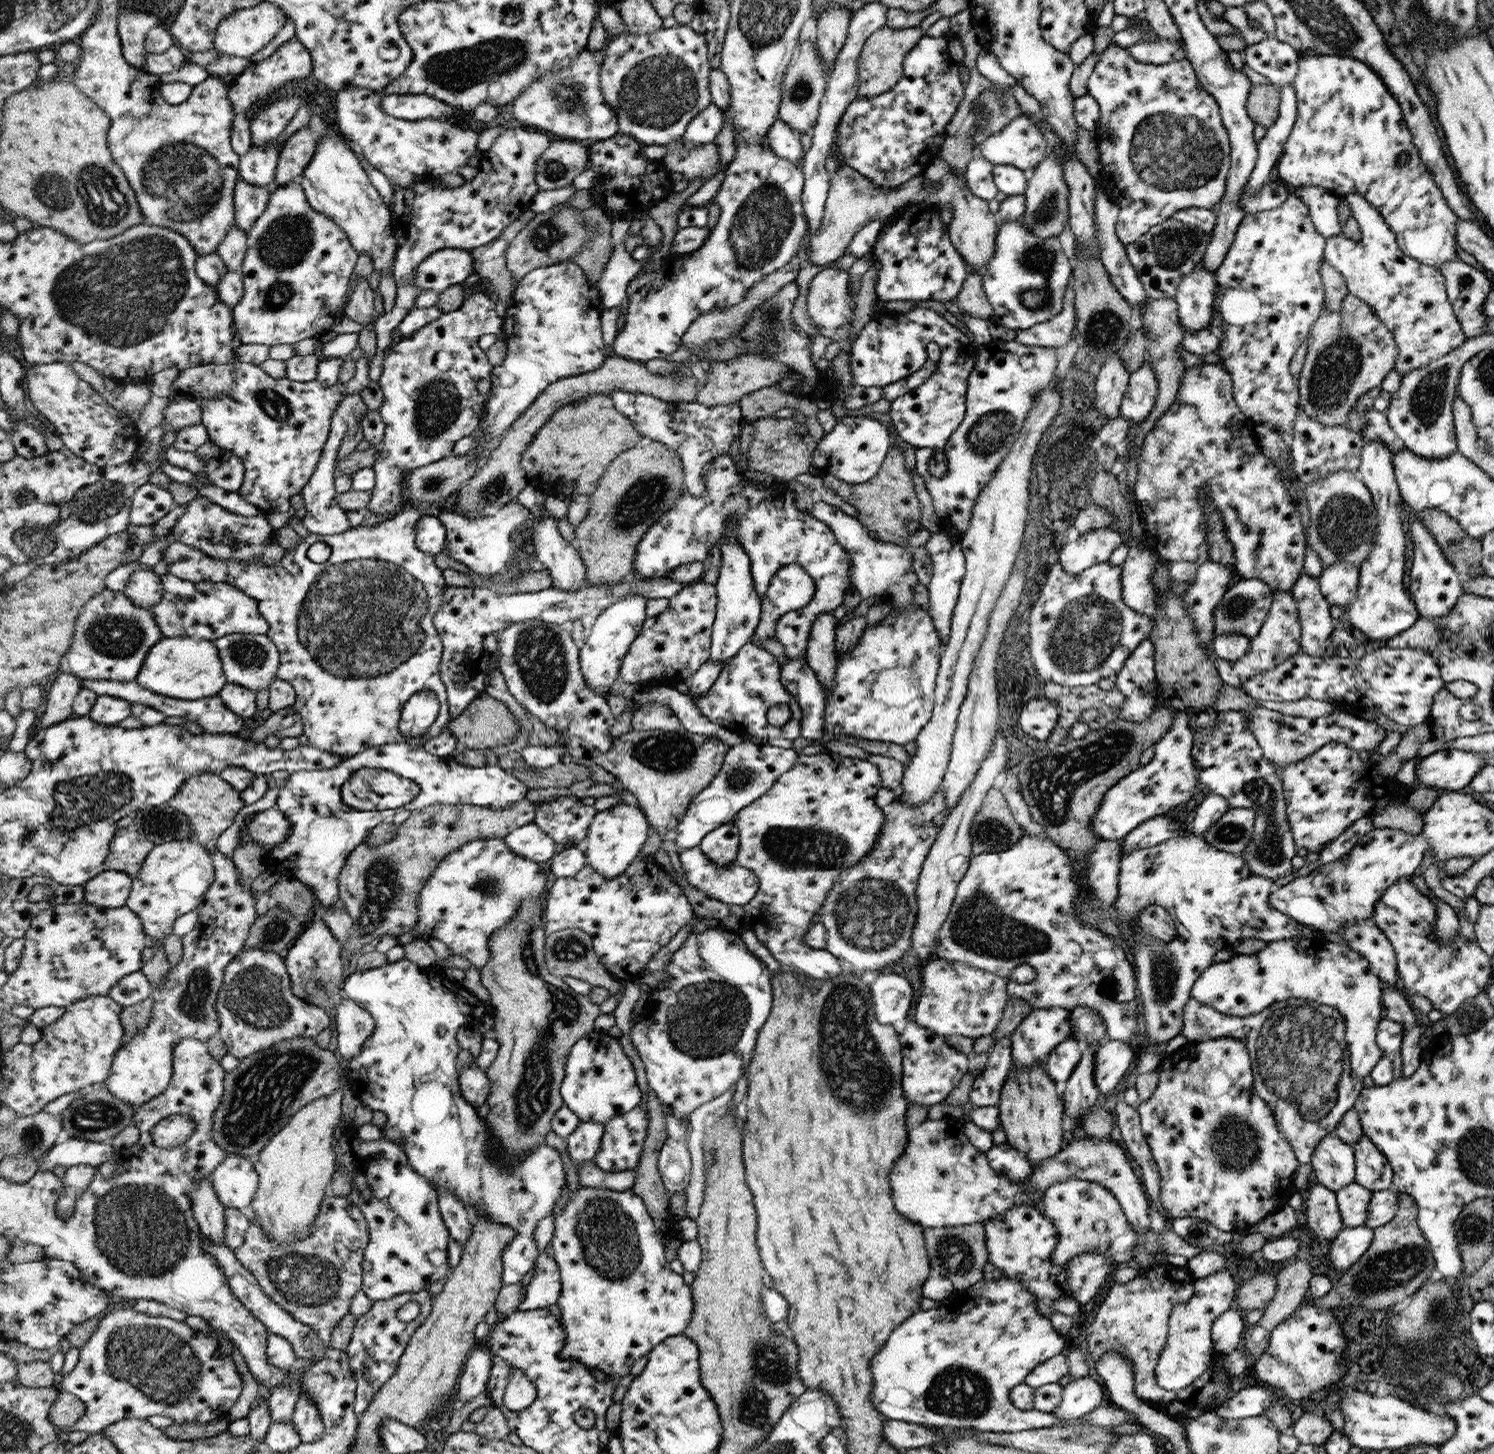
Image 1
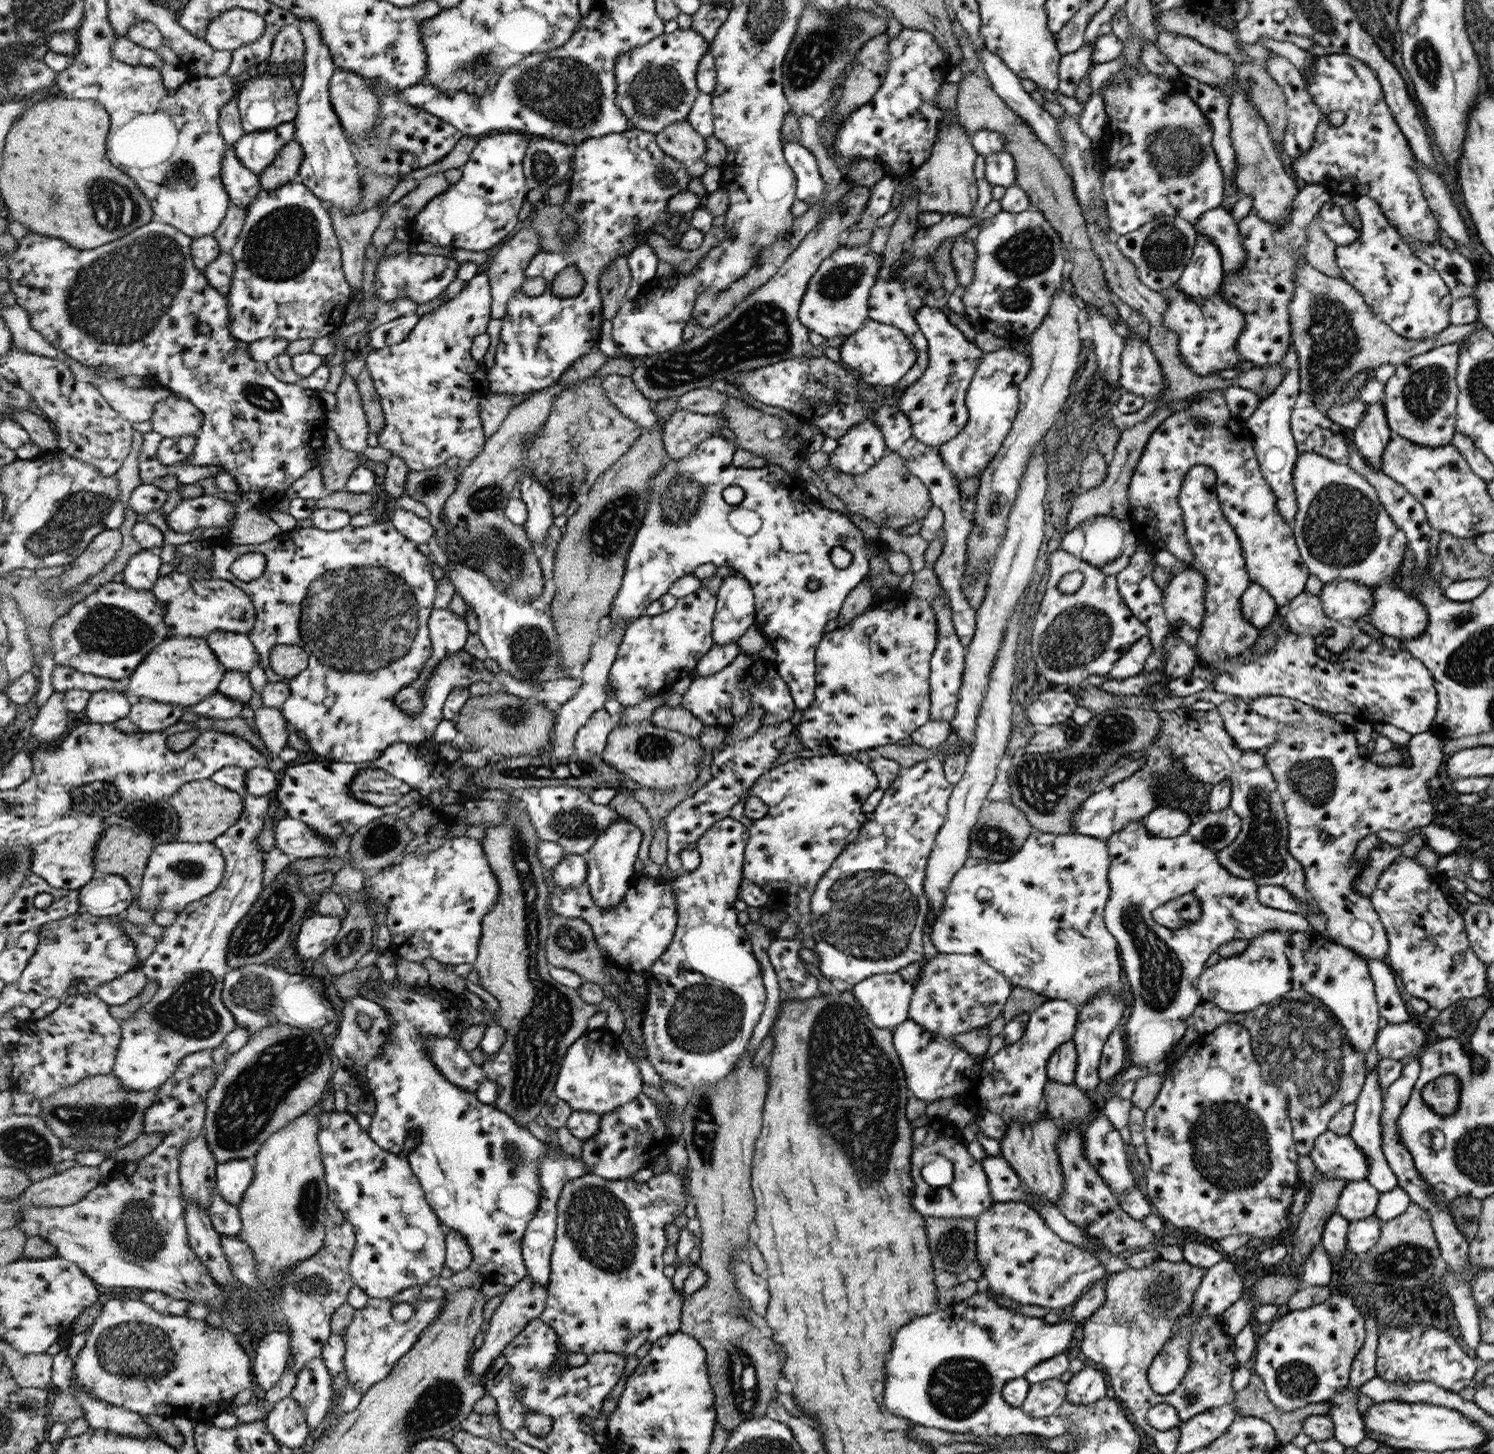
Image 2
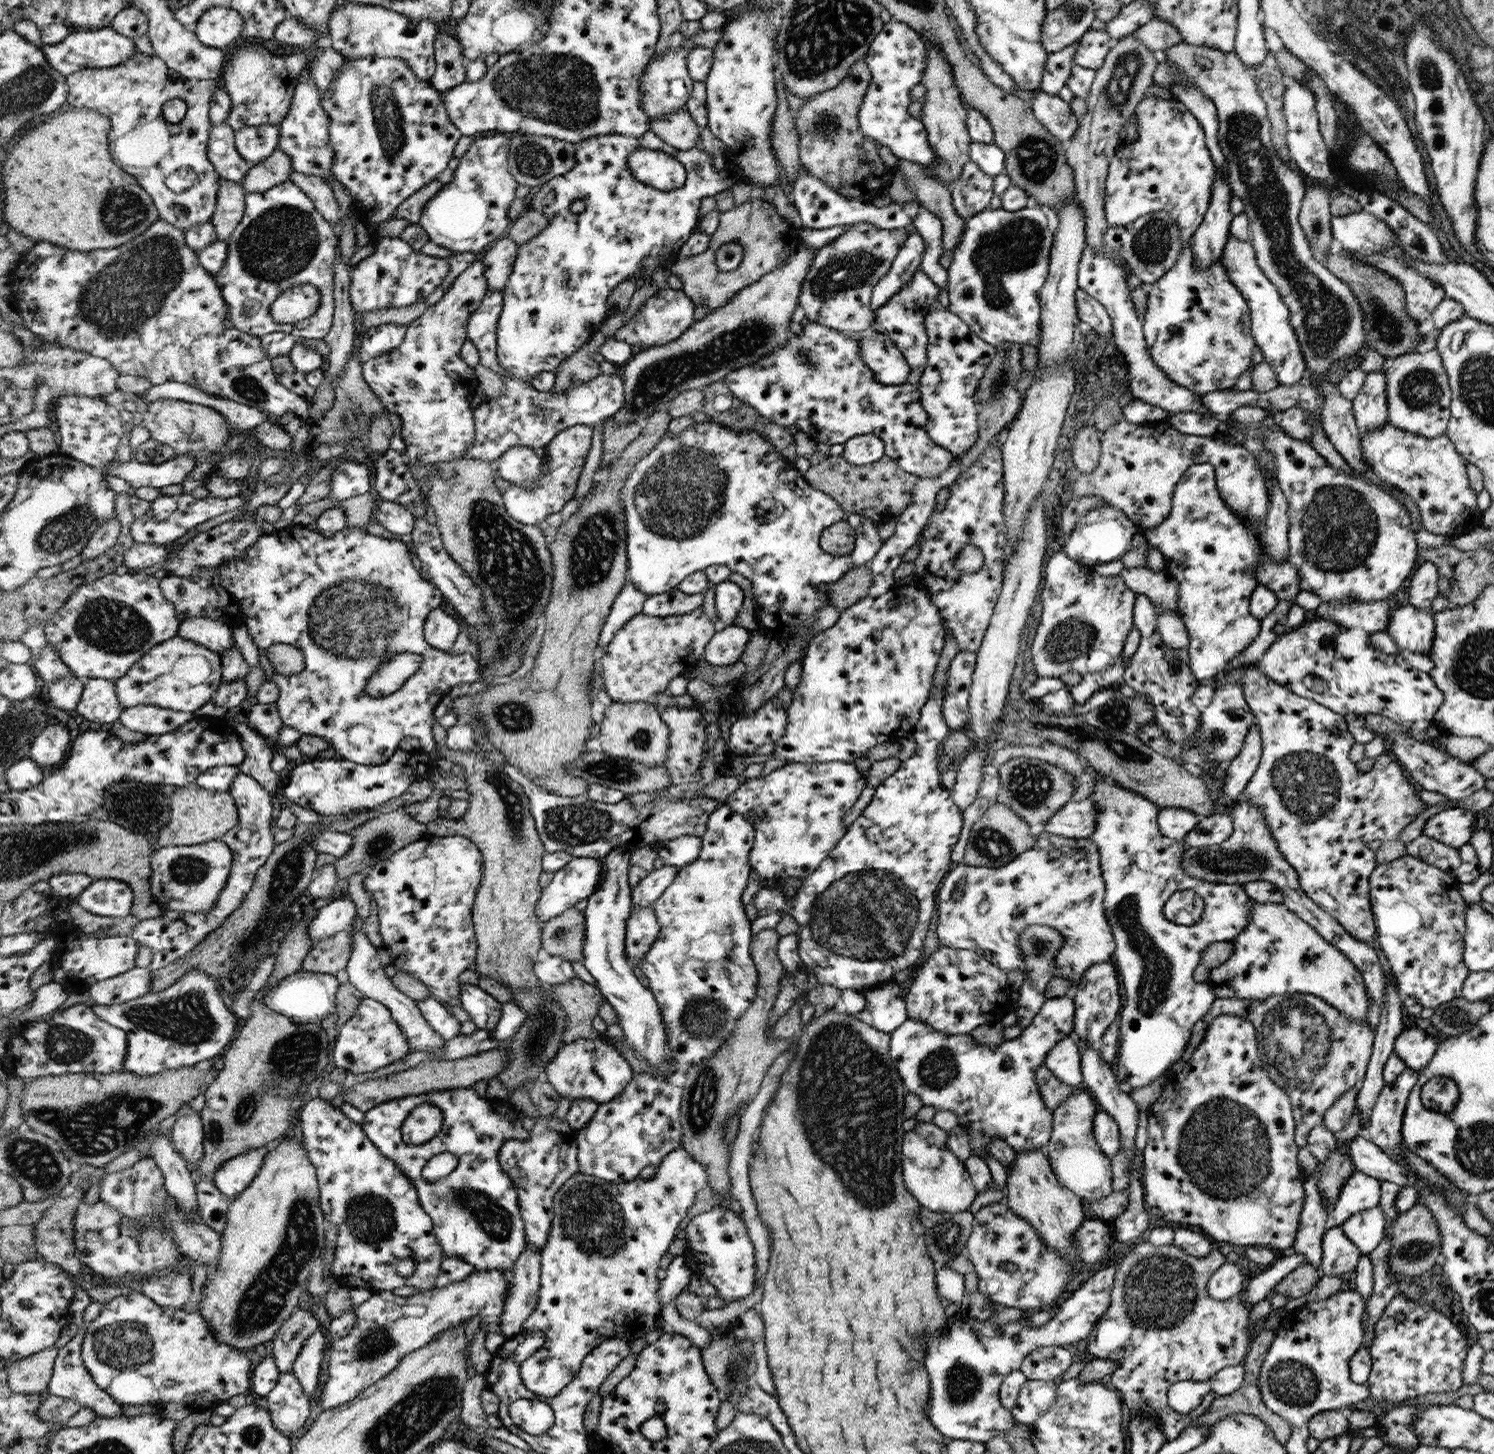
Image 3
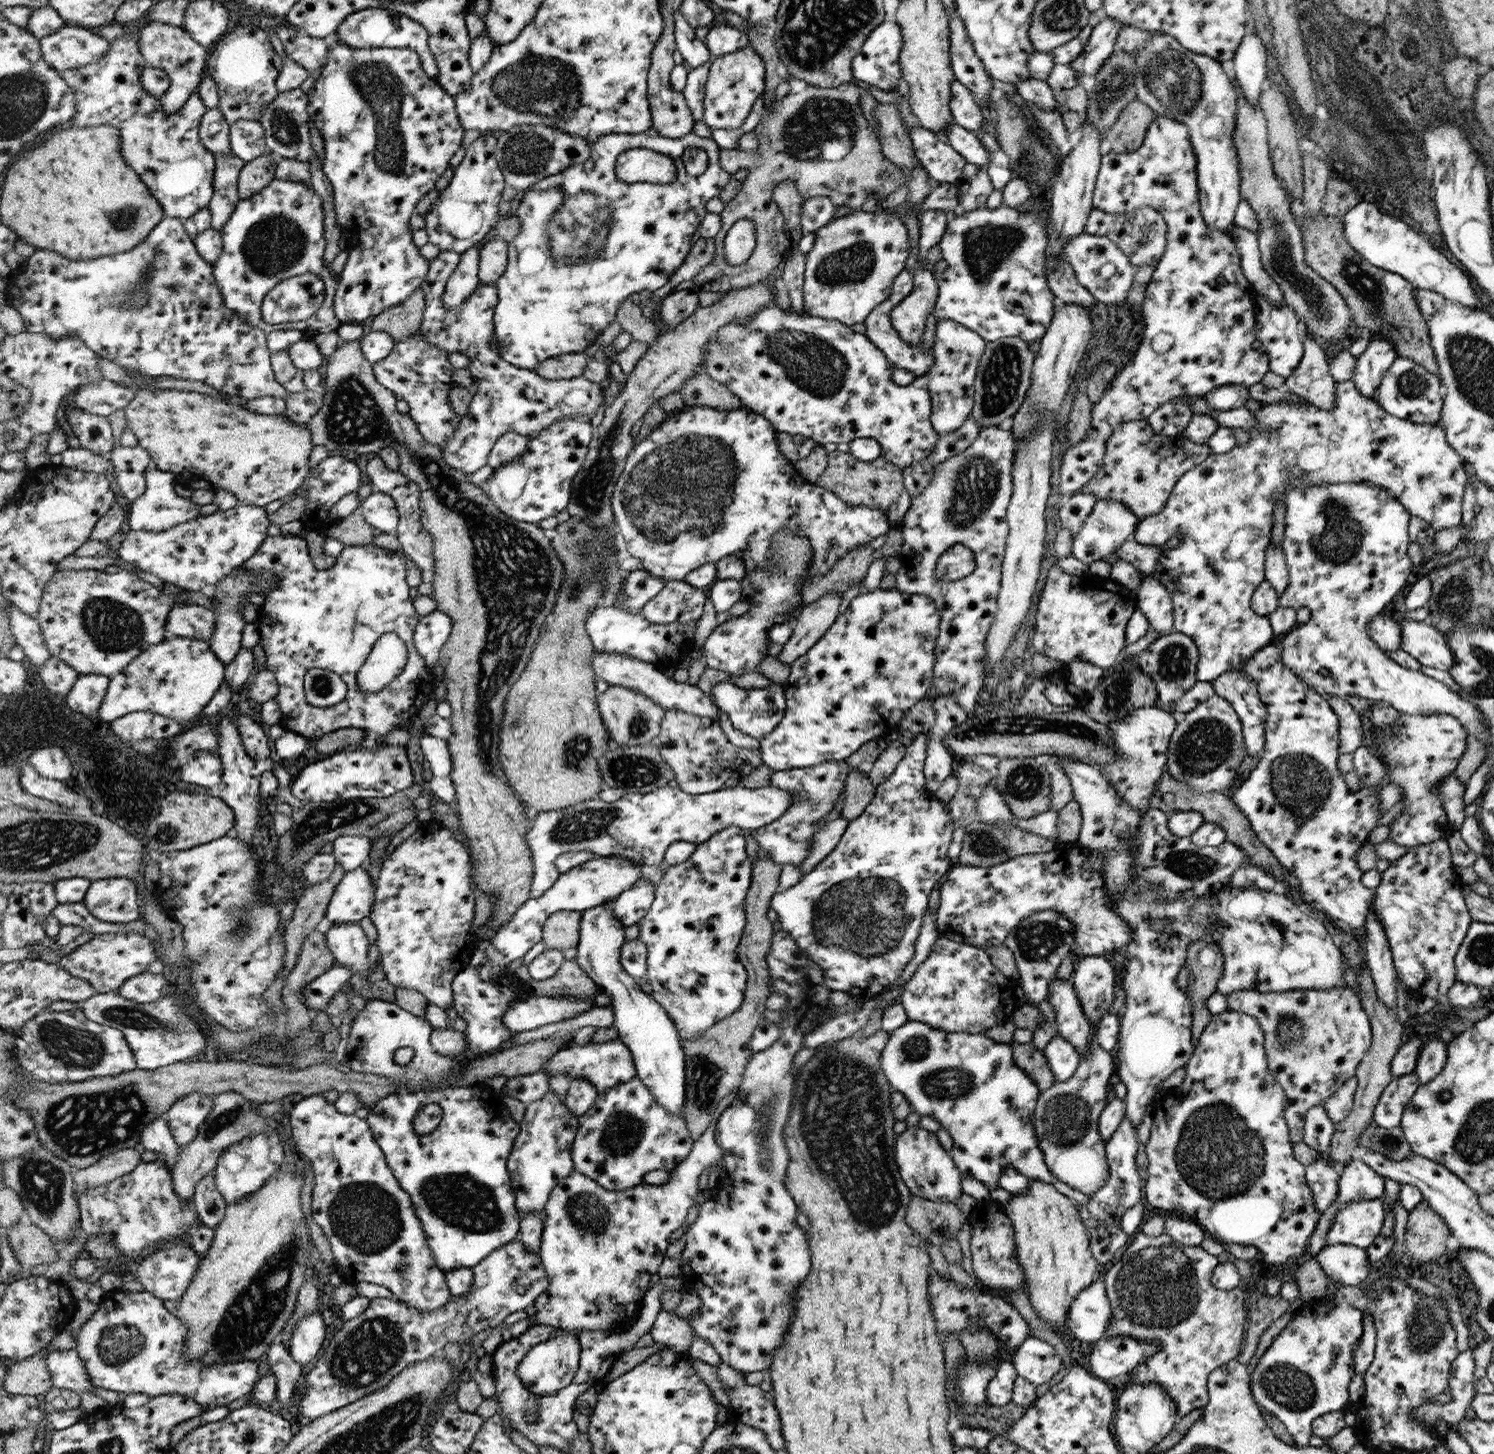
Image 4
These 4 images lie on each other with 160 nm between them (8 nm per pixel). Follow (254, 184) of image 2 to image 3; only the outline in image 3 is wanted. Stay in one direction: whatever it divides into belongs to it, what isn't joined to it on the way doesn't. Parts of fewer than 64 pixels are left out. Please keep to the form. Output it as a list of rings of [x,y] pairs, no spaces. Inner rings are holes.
[[[227,123],[210,124],[208,156],[221,178],[240,185],[253,166],[237,151],[236,132]]]

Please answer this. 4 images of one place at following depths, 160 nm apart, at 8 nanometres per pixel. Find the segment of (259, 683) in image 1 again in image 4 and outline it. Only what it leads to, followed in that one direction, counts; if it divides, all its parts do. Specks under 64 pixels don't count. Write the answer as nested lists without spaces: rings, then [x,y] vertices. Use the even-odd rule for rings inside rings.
[[[176,604],[168,620],[168,634],[173,637],[198,638],[210,641],[216,627],[212,610],[196,604]]]

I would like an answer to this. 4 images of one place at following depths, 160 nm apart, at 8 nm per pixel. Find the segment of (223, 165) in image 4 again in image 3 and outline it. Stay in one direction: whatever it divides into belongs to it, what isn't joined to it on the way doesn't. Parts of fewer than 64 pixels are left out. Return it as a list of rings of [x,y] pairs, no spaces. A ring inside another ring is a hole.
[[[221,178],[217,208],[211,218],[219,240],[228,242],[232,237],[245,214],[246,195],[243,185]]]

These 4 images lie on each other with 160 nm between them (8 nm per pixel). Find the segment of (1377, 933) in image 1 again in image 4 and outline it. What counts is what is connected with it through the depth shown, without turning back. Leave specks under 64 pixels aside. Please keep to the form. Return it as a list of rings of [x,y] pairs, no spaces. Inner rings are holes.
[[[1267,645],[1240,667],[1256,684],[1267,715],[1265,744],[1260,761],[1231,799],[1248,817],[1257,837],[1294,877],[1302,894],[1348,929],[1360,933],[1367,921],[1374,890],[1362,884],[1360,878],[1365,872],[1360,870],[1356,855],[1369,842],[1370,832],[1379,826],[1378,821],[1384,813],[1379,805],[1379,794],[1389,783],[1388,770],[1379,785],[1349,791],[1344,775],[1336,765],[1339,757],[1338,715],[1323,696],[1295,676],[1292,669],[1282,665],[1281,654],[1280,646]]]

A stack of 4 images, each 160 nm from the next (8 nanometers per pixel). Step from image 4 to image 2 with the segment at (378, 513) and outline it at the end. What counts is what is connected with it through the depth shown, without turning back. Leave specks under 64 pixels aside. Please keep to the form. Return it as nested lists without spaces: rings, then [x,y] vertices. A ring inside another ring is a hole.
[[[401,508],[392,511],[388,519],[406,538],[425,547],[436,531],[428,519],[423,519],[414,512]]]

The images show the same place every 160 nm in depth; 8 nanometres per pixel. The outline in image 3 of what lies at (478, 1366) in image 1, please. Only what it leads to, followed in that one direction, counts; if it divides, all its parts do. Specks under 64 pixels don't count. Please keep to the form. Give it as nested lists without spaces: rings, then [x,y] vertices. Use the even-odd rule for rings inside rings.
[[[528,1244],[523,1250],[515,1268],[511,1273],[509,1293],[505,1296],[505,1306],[497,1319],[500,1323],[499,1332],[507,1339],[511,1339],[524,1329],[524,1323],[536,1308],[541,1287],[541,1253],[540,1250]]]

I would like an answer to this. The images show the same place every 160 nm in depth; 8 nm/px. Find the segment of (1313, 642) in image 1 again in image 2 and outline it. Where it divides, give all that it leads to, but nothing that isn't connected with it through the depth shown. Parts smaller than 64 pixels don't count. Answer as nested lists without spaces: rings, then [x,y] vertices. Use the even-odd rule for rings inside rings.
[[[1306,591],[1290,602],[1284,609],[1284,616],[1290,631],[1298,635],[1330,632],[1334,624],[1332,618],[1325,616],[1319,598]]]

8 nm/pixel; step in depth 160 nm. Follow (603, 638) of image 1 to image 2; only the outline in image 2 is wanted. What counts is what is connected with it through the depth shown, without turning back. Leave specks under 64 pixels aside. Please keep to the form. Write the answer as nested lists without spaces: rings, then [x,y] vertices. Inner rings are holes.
[[[722,435],[711,436],[701,442],[682,460],[668,458],[661,472],[651,480],[649,486],[649,509],[638,529],[637,536],[629,550],[625,578],[621,582],[620,592],[613,603],[610,620],[628,619],[632,624],[645,615],[646,607],[658,601],[669,592],[673,582],[692,574],[694,569],[708,563],[727,566],[740,571],[753,586],[755,593],[756,621],[754,625],[768,641],[768,648],[776,650],[774,665],[784,683],[788,685],[796,708],[808,710],[817,700],[815,688],[818,683],[816,652],[824,637],[824,628],[831,620],[838,617],[845,599],[856,589],[870,572],[870,556],[882,556],[888,544],[879,537],[866,541],[862,531],[850,521],[850,517],[824,507],[819,500],[807,493],[807,485],[796,473],[790,473],[781,466],[766,464],[762,468],[738,468],[733,465],[733,454],[738,449],[734,443]],[[728,486],[740,486],[745,497],[739,505],[730,505],[724,501],[722,492]],[[737,508],[748,508],[760,515],[762,525],[752,536],[742,535],[730,525],[728,514]],[[834,546],[842,546],[852,554],[848,567],[837,568],[830,561],[830,552]],[[808,582],[818,582],[816,590],[808,588]]]

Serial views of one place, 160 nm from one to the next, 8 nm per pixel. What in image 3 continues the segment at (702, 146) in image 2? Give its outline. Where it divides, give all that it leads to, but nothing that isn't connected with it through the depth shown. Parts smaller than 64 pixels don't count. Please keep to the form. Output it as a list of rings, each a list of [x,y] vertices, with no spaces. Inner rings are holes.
[[[680,108],[670,114],[656,117],[651,123],[651,131],[678,150],[688,151],[700,145],[700,130],[696,120],[688,110]]]

